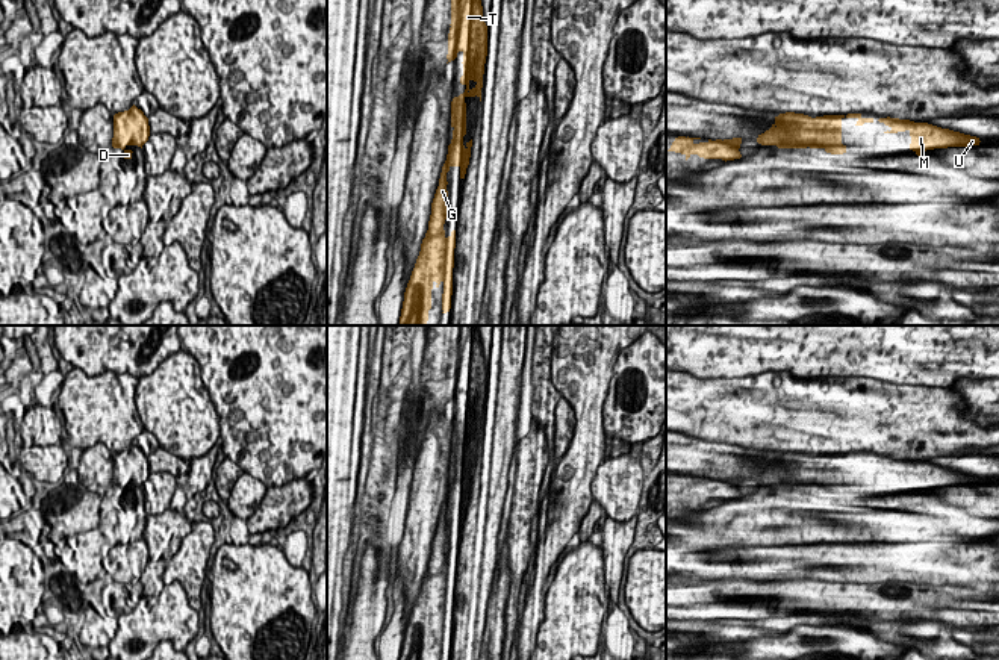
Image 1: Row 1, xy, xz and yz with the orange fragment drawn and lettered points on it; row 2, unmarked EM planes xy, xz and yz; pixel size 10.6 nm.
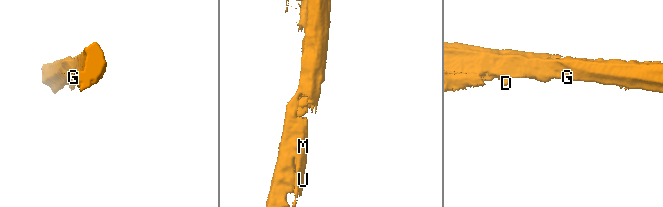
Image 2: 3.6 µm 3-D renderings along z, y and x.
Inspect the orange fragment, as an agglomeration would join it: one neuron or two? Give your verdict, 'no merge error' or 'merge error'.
no merge error

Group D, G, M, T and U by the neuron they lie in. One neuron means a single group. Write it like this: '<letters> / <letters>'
D G M T U

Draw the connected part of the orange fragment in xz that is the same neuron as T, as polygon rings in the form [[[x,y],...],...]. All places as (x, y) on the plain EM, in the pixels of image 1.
[[[459,325],[451,335],[451,363],[448,372],[448,401],[463,392],[463,415],[460,422],[465,431],[451,441],[453,478],[448,484],[447,500],[442,506],[439,525],[436,528],[428,569],[421,583],[421,590],[404,631],[400,660],[428,660],[431,648],[431,628],[434,621],[443,624],[442,652],[451,648],[453,607],[456,569],[447,577],[443,563],[447,559],[447,512],[451,506],[460,507],[460,518],[465,518],[469,504],[472,478],[463,481],[466,474],[466,436],[478,436],[481,441],[483,413],[487,395],[487,365],[483,356],[483,345],[478,325]]]

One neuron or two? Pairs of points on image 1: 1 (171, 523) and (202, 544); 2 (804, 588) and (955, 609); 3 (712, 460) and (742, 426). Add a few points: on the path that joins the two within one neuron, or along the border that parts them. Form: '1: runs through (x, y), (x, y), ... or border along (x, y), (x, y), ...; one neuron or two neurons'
1: border along (192, 523), (180, 547), (167, 560); two neurons
2: runs through (842, 598), (918, 601); one neuron
3: border along (722, 442), (762, 451); two neurons

